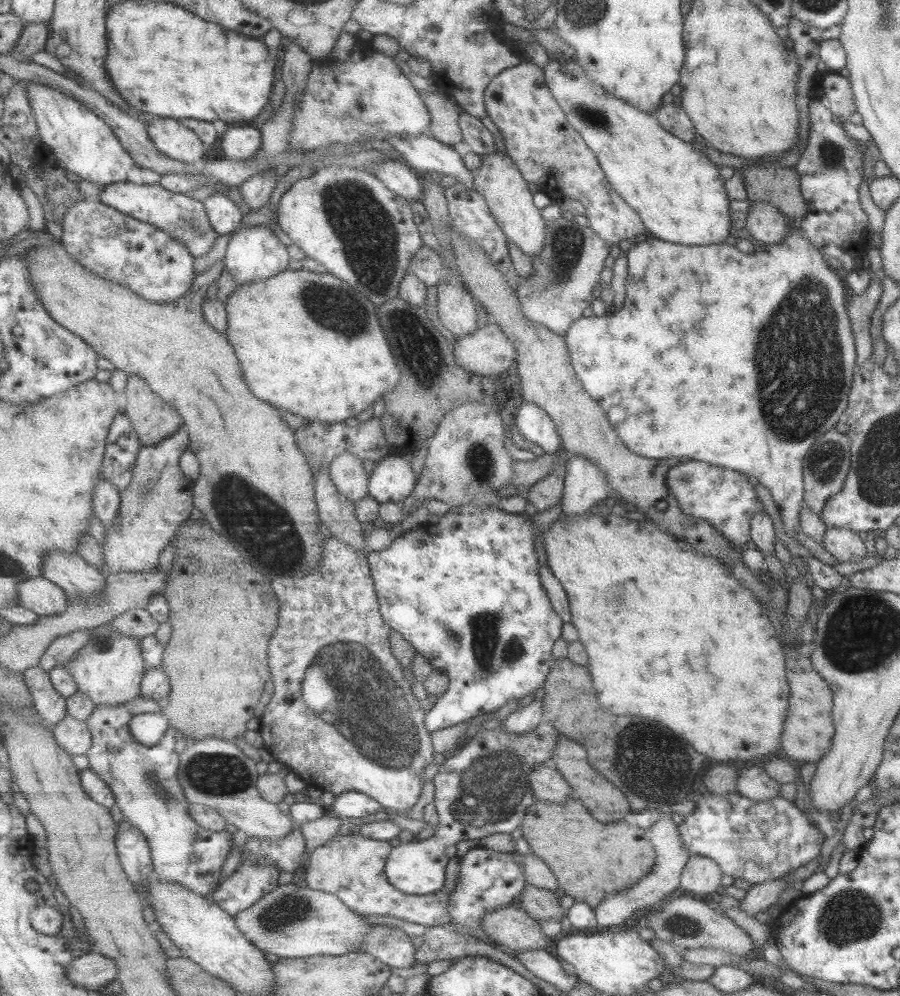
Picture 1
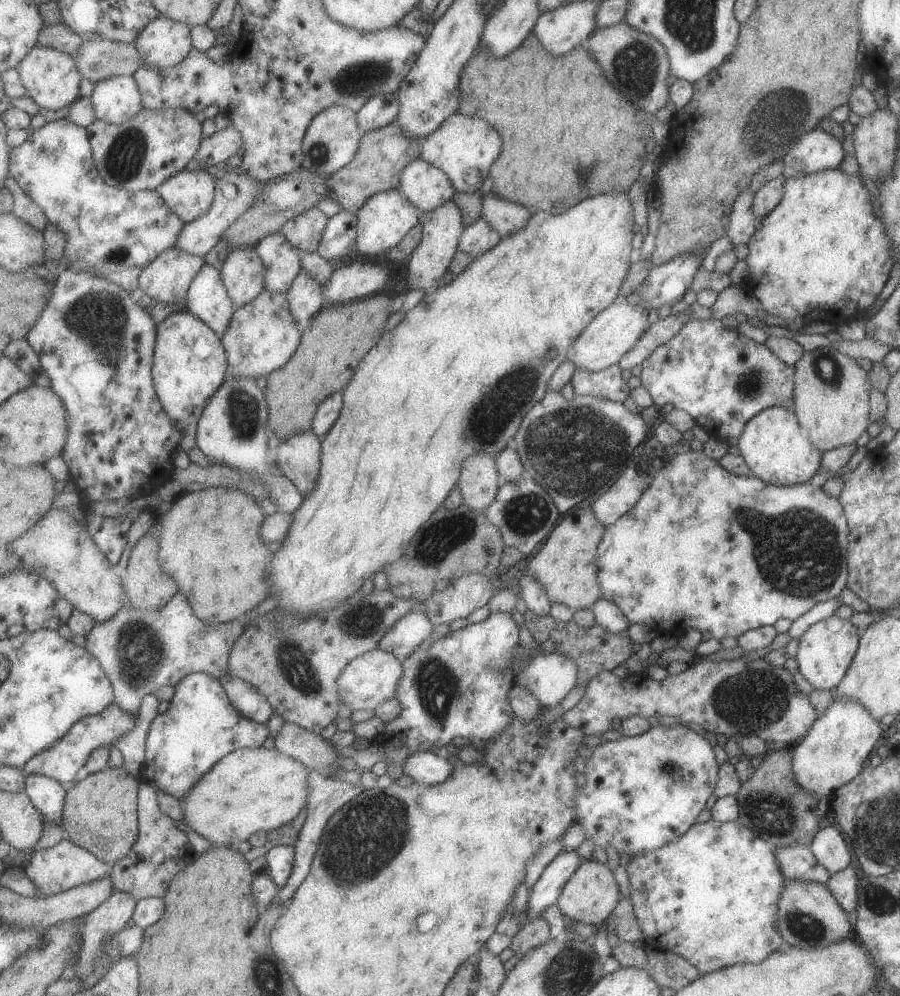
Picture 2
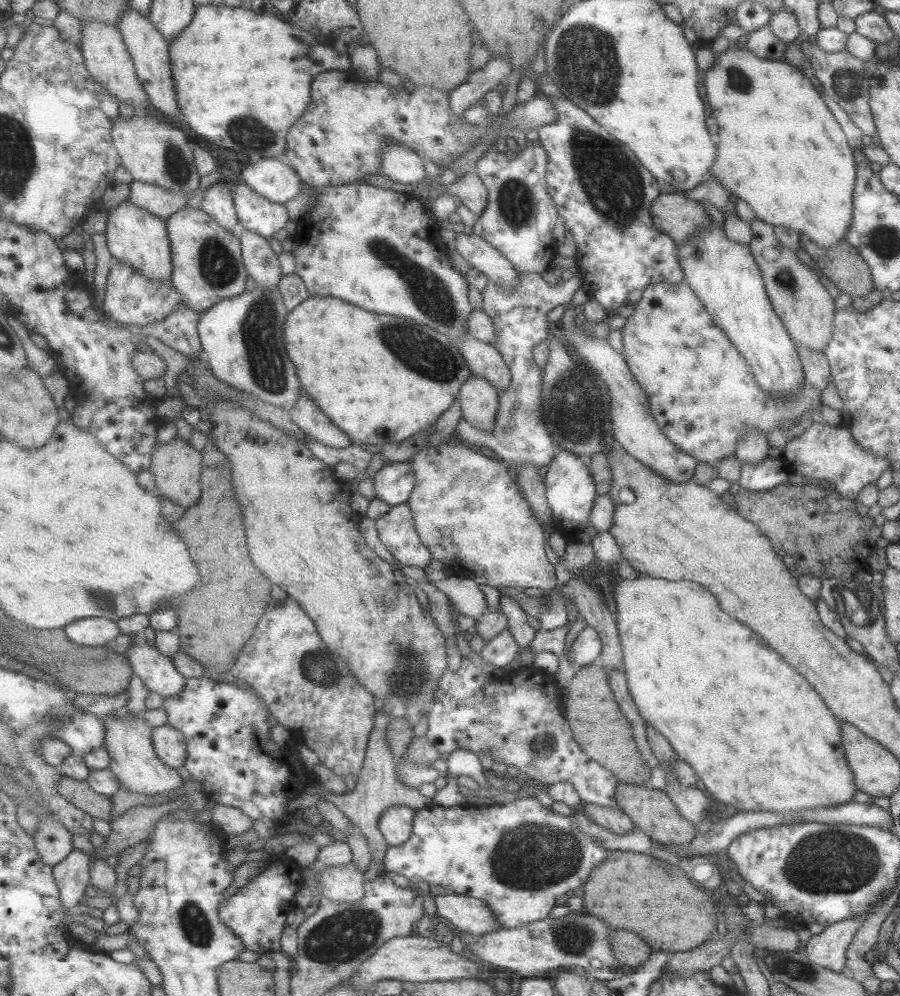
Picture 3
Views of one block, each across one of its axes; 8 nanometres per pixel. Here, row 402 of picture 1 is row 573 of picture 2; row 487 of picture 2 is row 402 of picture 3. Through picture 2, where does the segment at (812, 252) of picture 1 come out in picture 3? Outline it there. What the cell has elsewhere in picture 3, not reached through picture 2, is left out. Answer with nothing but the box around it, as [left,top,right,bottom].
[619,282,820,466]

